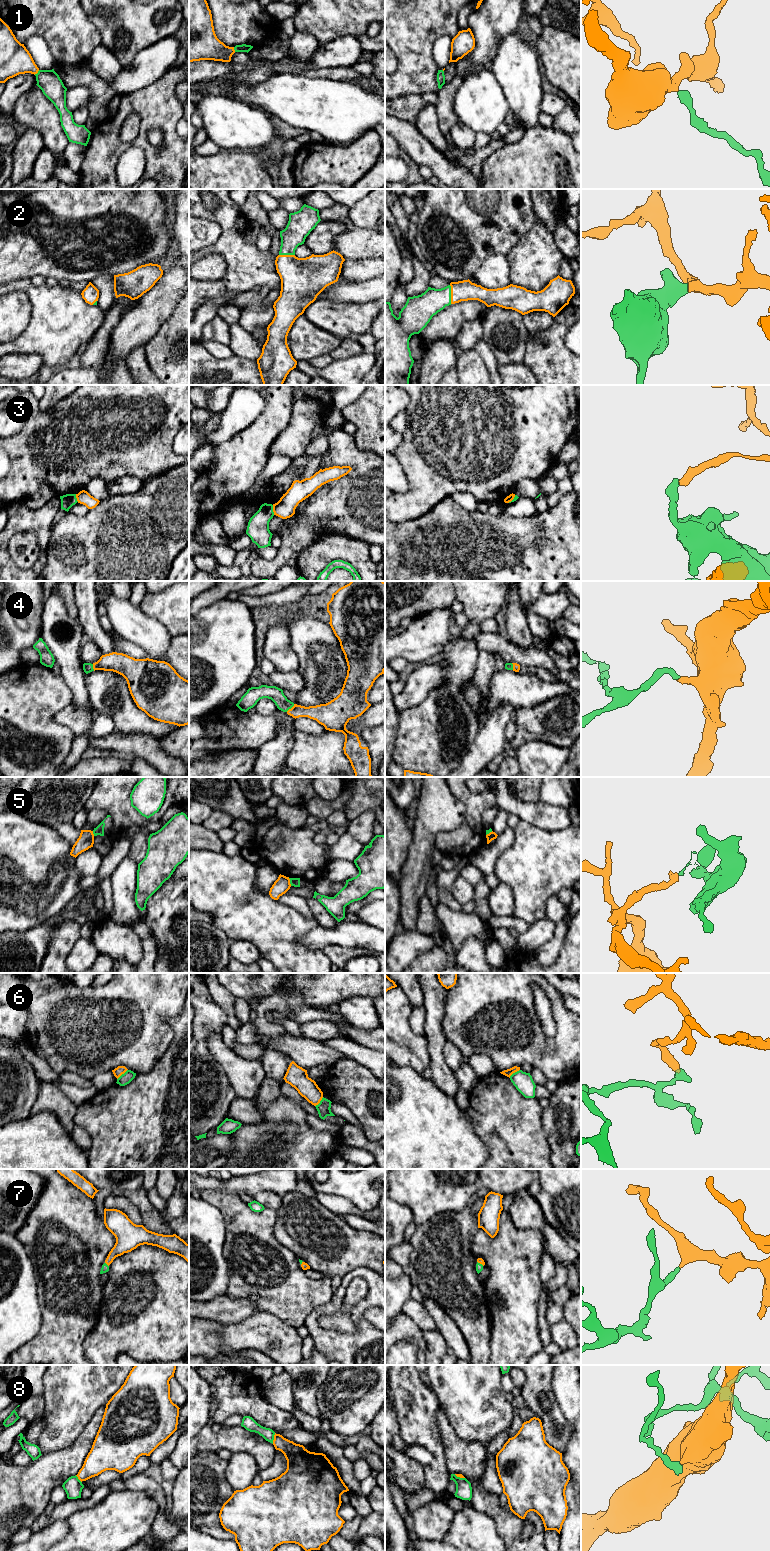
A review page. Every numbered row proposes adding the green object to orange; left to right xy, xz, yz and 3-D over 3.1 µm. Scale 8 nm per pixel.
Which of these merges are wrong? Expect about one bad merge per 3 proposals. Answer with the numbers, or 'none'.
3, 5, 6, 8

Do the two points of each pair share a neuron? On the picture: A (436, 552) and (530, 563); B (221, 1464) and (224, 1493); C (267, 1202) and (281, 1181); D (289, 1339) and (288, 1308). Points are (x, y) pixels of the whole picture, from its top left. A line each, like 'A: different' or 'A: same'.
A: same
B: same
C: different
D: different

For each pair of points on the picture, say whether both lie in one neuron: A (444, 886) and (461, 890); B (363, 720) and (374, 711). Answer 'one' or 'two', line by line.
A: two
B: one

